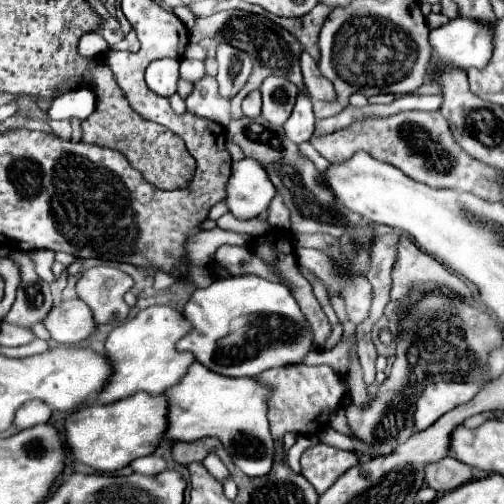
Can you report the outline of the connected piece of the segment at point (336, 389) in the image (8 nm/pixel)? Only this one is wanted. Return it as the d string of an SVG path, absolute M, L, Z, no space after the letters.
M287 365L277 369L263 371L257 379L263 379L265 385L271 387L273 395L269 399L269 429L279 447L283 435L287 431L301 433L301 435L315 435L329 425L329 411L339 407L343 395L347 393L347 385L331 367L319 365Z

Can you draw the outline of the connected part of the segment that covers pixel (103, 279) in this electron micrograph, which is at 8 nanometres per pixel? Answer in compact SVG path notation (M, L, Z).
M91 267L91 269L83 271L81 279L77 281L77 295L81 301L85 301L91 307L97 325L123 323L129 315L129 305L123 301L123 295L131 287L133 287L133 279L127 273L123 273L115 267Z

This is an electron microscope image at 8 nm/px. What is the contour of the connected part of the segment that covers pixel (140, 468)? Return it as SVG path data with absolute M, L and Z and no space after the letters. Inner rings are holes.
M147 455L147 457L139 457L131 463L131 469L135 473L143 473L143 475L157 475L161 471L167 469L165 459L157 457L157 455Z

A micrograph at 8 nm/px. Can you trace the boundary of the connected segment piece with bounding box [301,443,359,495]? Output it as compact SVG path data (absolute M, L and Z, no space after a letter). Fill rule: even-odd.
M319 443L303 453L301 475L321 495L335 483L335 479L339 479L339 475L343 475L347 469L355 465L359 465L359 457L353 451L341 451L325 443Z

